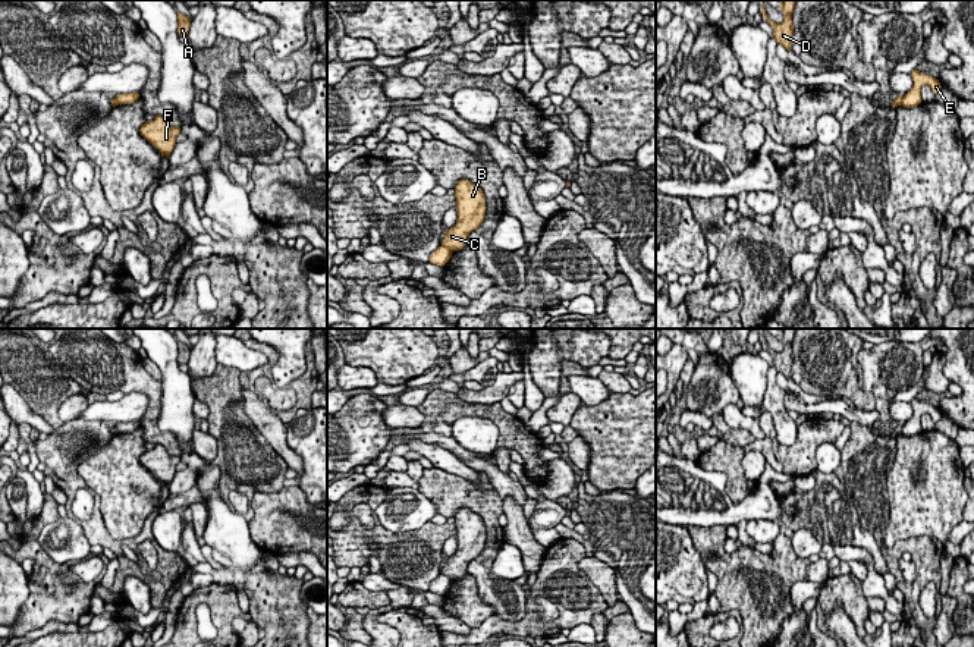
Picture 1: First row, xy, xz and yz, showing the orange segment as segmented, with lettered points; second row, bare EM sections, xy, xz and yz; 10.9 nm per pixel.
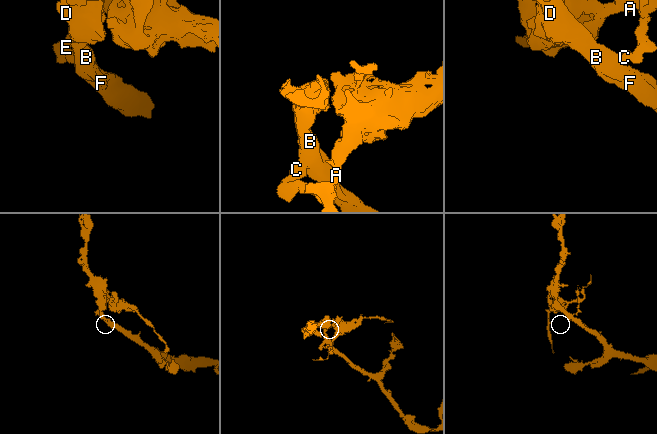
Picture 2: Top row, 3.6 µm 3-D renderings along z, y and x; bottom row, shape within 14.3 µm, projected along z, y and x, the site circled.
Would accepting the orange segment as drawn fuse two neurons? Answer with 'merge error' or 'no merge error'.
merge error

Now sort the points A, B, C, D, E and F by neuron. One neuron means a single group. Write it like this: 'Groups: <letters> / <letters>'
Groups: A E / B C D F

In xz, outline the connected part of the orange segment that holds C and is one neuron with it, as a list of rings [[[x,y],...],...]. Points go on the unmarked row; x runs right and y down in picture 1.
[[[461,508],[455,515],[455,527],[458,549],[453,556],[444,560],[442,568],[442,575],[452,581],[466,574],[469,562],[478,558],[486,546],[486,525],[478,513]]]

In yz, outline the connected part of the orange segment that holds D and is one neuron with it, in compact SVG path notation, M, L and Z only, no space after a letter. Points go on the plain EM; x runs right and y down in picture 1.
M780 329L783 351L776 352L767 346L764 332L761 330L763 346L772 354L773 365L777 370L777 373L782 373L786 379L792 379L791 373L794 364L794 351L792 351L794 336L795 336L794 329Z

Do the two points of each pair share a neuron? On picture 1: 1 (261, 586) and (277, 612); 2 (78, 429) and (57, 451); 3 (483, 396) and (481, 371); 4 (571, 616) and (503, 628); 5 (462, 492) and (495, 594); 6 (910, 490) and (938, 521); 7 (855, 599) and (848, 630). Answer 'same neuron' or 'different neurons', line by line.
1: same neuron
2: same neuron
3: different neurons
4: same neuron
5: same neuron
6: same neuron
7: different neurons

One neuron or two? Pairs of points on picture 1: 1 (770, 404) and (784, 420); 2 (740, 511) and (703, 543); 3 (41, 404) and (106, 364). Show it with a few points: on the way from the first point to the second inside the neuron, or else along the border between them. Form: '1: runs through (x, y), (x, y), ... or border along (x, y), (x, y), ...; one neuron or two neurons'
1: runs through (775, 408), (779, 415); one neuron
2: border along (690, 524), (726, 525); two neurons
3: border along (53, 355), (53, 360), (87, 392); two neurons

